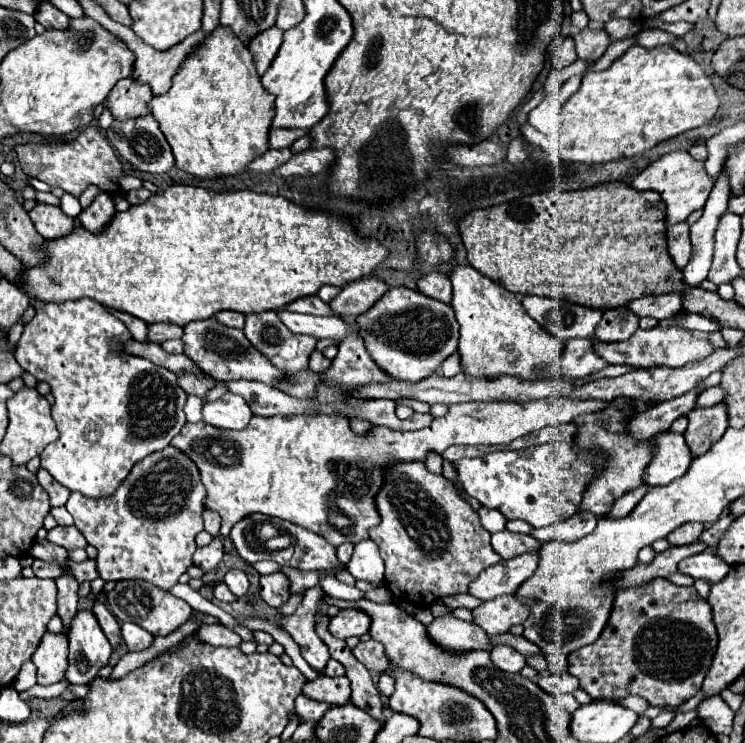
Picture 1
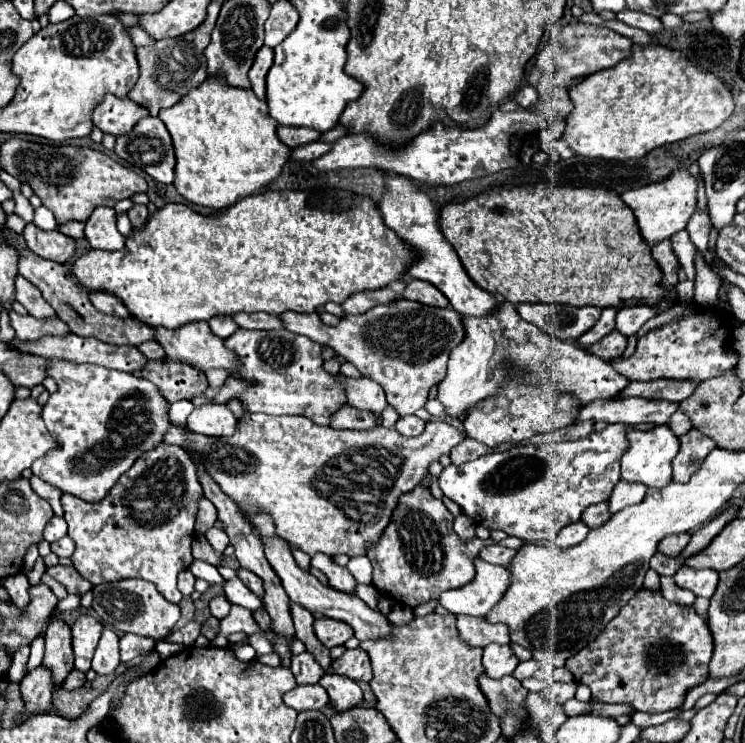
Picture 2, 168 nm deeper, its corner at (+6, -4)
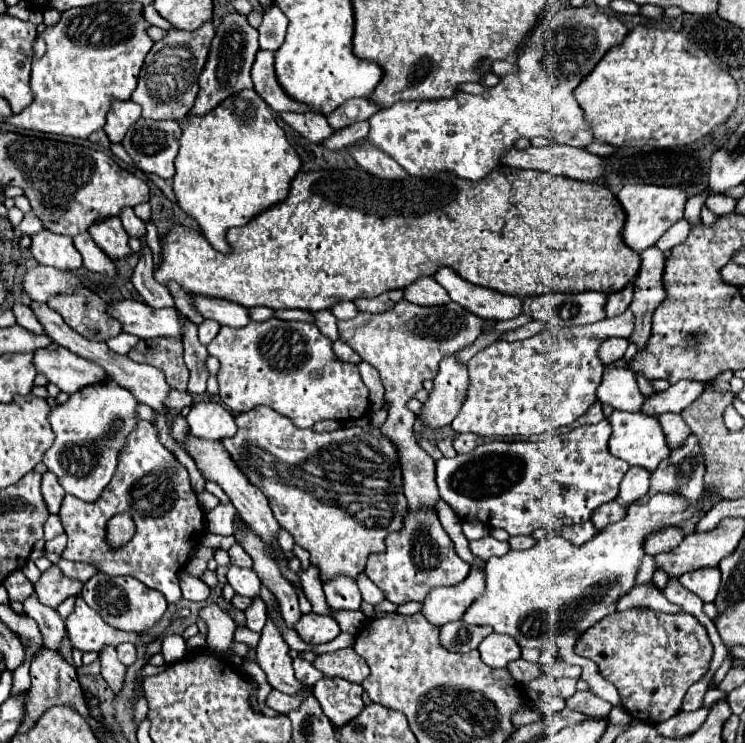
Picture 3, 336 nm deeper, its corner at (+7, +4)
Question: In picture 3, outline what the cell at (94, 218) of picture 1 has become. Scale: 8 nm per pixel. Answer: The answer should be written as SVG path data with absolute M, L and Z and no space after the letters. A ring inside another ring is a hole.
M105 217L95 221L89 229L89 235L93 237L93 241L111 257L111 259L121 259L127 257L131 253L127 241L129 235L123 229L119 217Z

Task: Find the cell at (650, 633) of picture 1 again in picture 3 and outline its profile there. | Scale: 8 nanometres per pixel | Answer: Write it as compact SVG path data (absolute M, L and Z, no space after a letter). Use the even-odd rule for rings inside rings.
M629 609L587 629L579 637L575 653L599 665L601 675L617 687L631 717L655 725L681 711L685 691L709 669L713 645L707 629L689 613L667 615L651 609Z

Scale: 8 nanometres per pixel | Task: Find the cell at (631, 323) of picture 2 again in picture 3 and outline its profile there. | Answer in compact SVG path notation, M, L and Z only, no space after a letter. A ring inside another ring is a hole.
M631 309L621 313L615 319L603 319L593 325L573 325L559 327L547 325L547 329L535 337L523 341L505 341L499 339L479 351L469 361L469 393L463 403L459 415L453 419L451 427L457 433L475 433L483 437L515 437L515 435L533 435L559 429L563 425L571 425L577 417L581 417L595 401L595 389L601 381L603 363L597 357L599 341L607 337L629 337L635 327L635 317Z

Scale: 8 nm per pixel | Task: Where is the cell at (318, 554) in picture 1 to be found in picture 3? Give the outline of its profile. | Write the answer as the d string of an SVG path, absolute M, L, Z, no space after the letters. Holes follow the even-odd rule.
M349 575L333 577L323 584L323 591L331 609L359 609L361 605L361 591Z

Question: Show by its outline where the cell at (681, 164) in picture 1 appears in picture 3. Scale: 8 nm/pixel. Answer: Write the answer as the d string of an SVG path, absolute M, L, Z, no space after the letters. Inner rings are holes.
M625 185L617 193L619 203L627 213L627 221L623 227L625 243L637 253L653 247L657 239L679 219L683 219L683 207L687 201L687 193L677 187L661 187L661 185Z

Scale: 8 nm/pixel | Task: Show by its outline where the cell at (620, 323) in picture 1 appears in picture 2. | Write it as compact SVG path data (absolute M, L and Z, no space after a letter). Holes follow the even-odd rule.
M612 331L610 335L602 337L602 341L594 343L594 345L588 345L586 351L594 353L596 357L600 357L604 361L614 361L614 359L622 357L626 345L628 345L628 339L624 335L620 335L618 331Z

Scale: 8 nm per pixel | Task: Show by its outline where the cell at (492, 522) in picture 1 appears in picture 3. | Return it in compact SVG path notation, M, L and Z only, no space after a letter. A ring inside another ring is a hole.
M465 521L463 523L463 535L467 537L467 541L473 541L473 539L479 539L479 537L489 535L489 527L485 527L485 525L477 523L477 521L473 521L473 523Z

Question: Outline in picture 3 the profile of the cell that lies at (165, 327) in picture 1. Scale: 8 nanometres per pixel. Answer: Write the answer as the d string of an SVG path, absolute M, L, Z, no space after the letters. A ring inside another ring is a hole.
M77 287L73 293L53 295L47 305L59 311L65 323L87 339L107 341L123 331L123 325L107 313L111 301L87 287Z

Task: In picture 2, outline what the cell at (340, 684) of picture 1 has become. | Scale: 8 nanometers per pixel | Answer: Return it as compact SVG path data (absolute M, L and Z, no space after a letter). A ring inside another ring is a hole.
M298 685L292 691L284 695L284 705L296 711L306 711L306 709L324 709L328 705L328 697L324 689L316 685Z

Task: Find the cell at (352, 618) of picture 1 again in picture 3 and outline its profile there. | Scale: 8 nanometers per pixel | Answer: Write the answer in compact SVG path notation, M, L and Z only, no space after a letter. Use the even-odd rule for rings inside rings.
M317 613L303 615L297 621L295 631L299 633L299 637L305 643L311 643L311 645L327 643L327 641L335 639L341 633L339 623L333 617L329 617L329 615L317 615Z

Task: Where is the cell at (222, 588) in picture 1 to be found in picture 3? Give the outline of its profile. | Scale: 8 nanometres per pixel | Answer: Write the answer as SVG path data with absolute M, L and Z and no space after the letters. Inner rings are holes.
M217 603L205 605L199 611L199 615L207 623L207 627L209 627L207 647L209 649L229 649L231 643L233 643L235 621L223 609L219 609Z

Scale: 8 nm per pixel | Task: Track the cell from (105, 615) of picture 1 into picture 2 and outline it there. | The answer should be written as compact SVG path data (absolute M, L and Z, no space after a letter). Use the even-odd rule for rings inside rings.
M104 629L102 639L96 647L92 669L98 675L110 675L120 665L120 653L118 653L118 635L112 629Z

